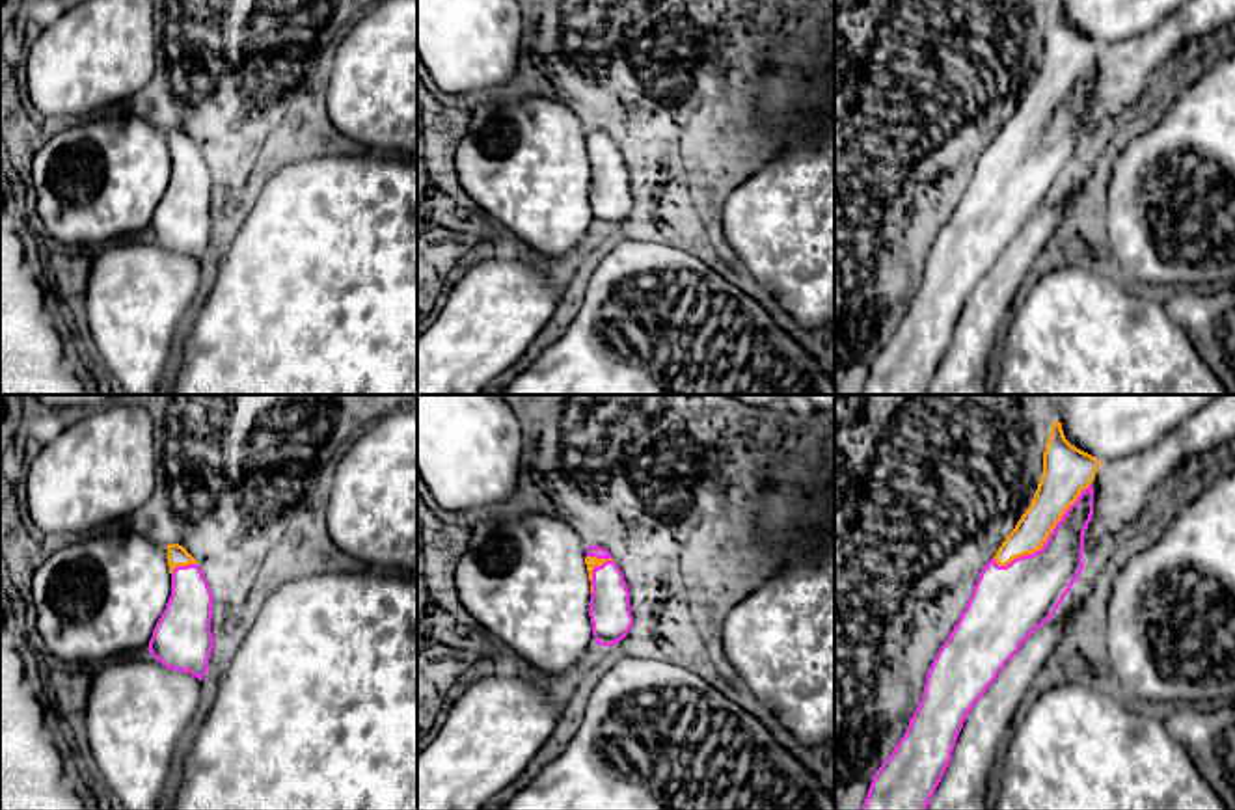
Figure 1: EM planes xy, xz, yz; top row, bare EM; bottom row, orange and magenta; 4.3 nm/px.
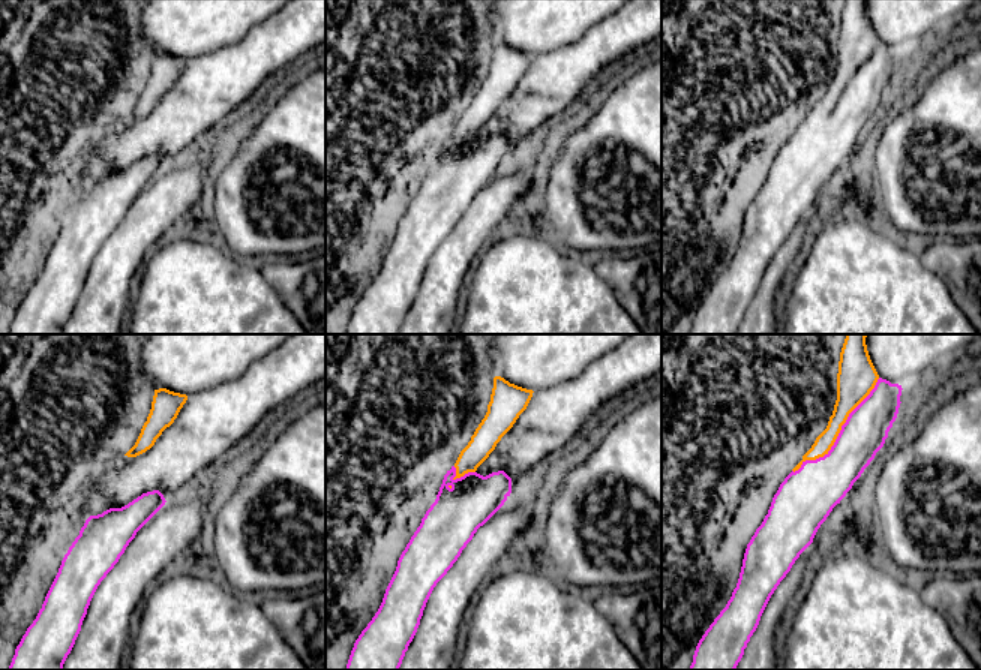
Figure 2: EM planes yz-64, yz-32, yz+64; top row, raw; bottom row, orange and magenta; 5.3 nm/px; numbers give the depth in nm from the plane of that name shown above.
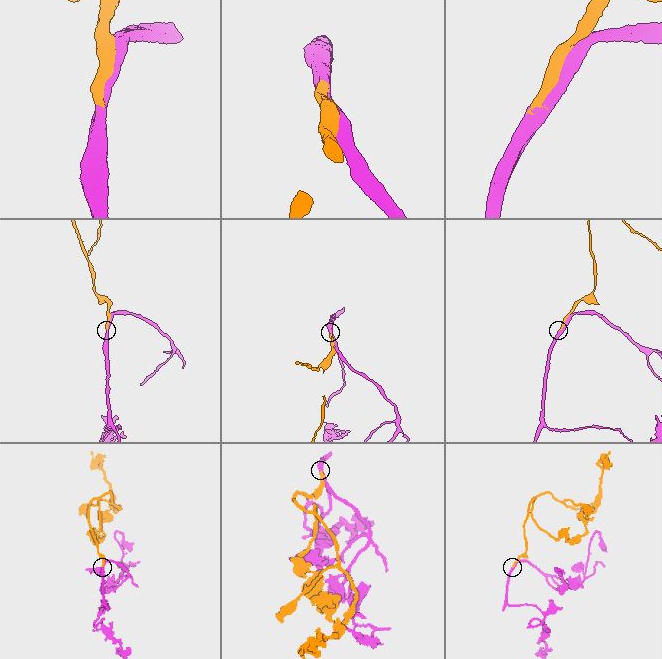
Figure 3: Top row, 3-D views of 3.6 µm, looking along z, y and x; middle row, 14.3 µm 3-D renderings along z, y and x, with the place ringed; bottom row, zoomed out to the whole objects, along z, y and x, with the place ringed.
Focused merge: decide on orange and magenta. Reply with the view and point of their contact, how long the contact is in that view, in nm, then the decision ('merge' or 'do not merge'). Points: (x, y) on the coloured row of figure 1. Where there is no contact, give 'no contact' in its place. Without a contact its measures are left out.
meets orange in yz at (1047, 537); contact 550 nm long; merge

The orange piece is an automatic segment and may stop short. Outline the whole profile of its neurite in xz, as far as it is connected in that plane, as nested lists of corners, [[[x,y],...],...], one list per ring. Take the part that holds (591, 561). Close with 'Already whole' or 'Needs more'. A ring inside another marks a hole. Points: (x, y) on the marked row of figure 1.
[[[589,546],[585,557],[590,581],[590,624],[596,644],[613,646],[633,626],[630,590],[611,553],[600,546]]]. Needs more

